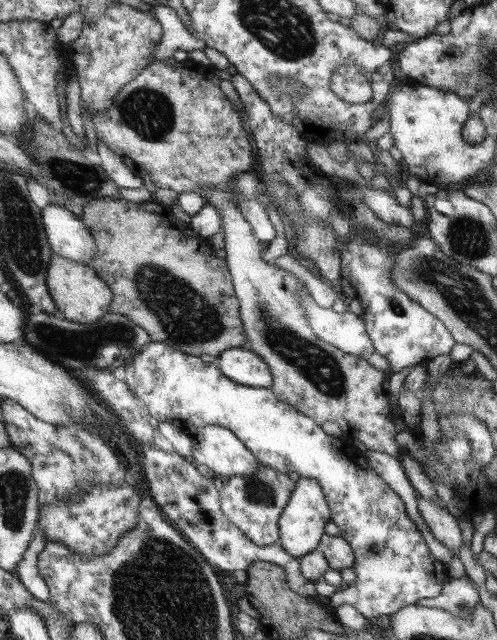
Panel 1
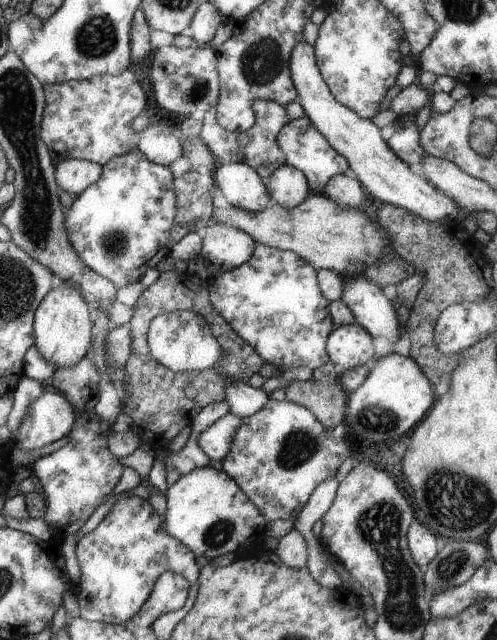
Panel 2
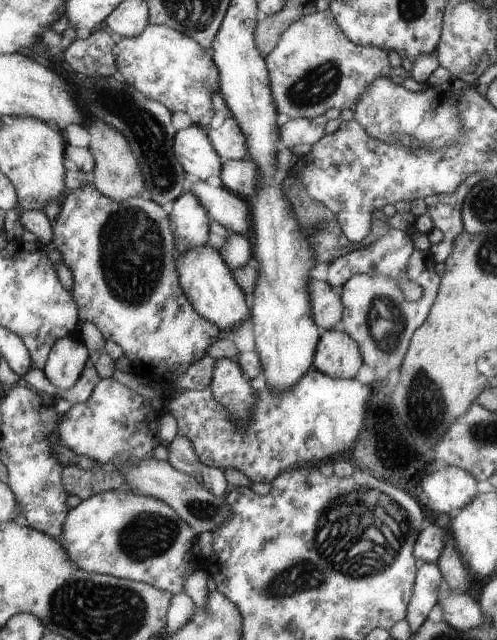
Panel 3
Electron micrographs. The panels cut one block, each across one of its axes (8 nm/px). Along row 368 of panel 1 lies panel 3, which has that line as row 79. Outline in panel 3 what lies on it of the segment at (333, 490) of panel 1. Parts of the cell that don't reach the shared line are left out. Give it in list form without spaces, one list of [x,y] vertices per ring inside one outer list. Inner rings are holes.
[[[149,25],[137,37],[123,37],[114,45],[117,69],[124,77],[126,84],[137,88],[143,95],[161,102],[171,113],[186,112],[194,125],[206,126],[214,116],[212,98],[220,95],[220,73],[213,57],[207,56],[205,48],[186,33],[168,28],[166,25]]]

